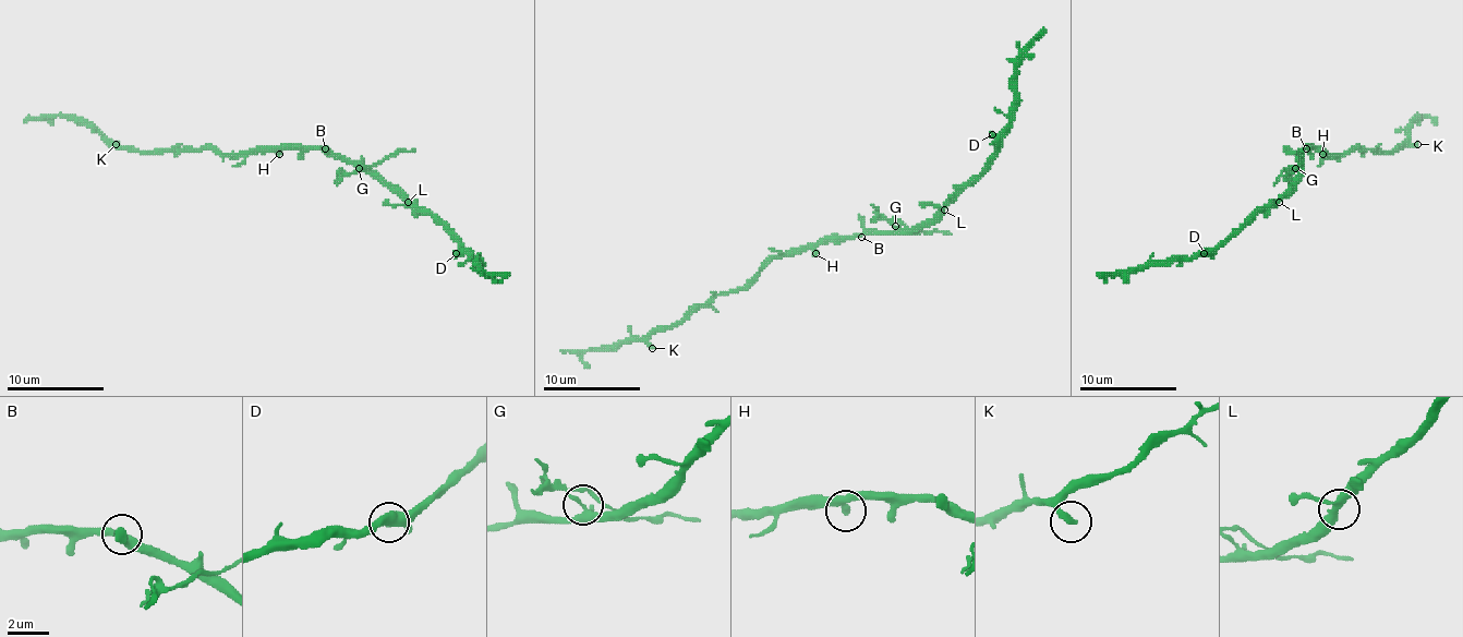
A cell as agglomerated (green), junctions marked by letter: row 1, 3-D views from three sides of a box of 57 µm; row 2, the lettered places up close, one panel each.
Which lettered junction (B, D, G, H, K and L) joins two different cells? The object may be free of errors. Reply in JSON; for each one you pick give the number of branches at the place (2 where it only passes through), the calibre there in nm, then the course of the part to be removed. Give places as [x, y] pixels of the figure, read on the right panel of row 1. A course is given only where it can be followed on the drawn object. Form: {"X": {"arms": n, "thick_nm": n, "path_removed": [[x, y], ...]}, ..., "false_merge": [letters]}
{"G": {"arms": 5, "thick_nm": 320, "path_removed": [[1296, 168], [1289, 168], [1301, 161], [1303, 148]]}, "false_merge": ["G"]}

